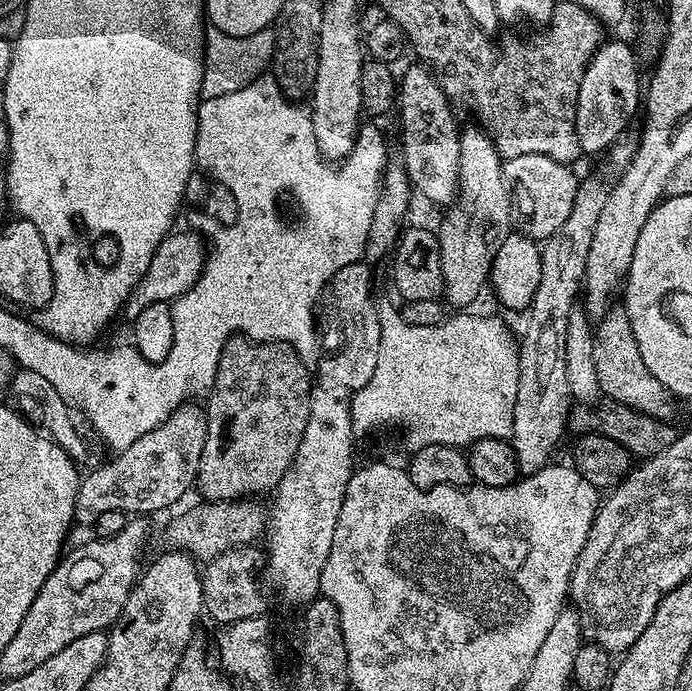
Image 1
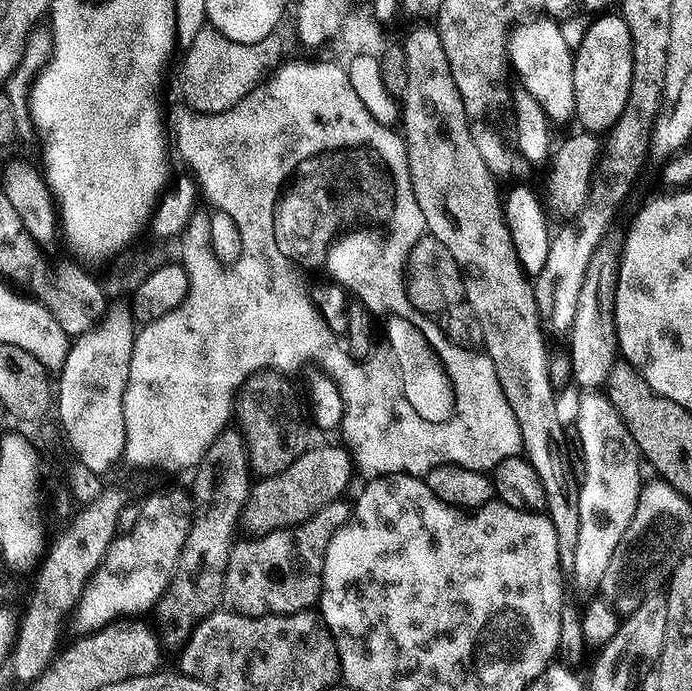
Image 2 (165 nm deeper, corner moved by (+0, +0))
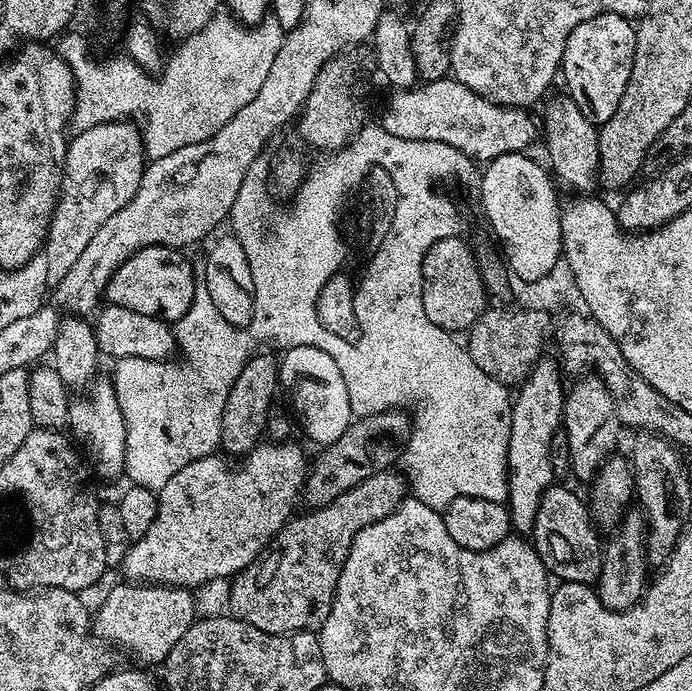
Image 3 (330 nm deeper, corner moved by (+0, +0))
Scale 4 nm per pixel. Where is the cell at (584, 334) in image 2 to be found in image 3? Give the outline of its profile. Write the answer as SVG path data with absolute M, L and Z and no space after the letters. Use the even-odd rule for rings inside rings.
M584 374L577 380L580 381L573 388L571 385L566 392L562 432L568 438L571 475L588 482L615 449L612 447L616 444L616 435L622 432L622 425L616 413L614 398L603 380L595 374Z

